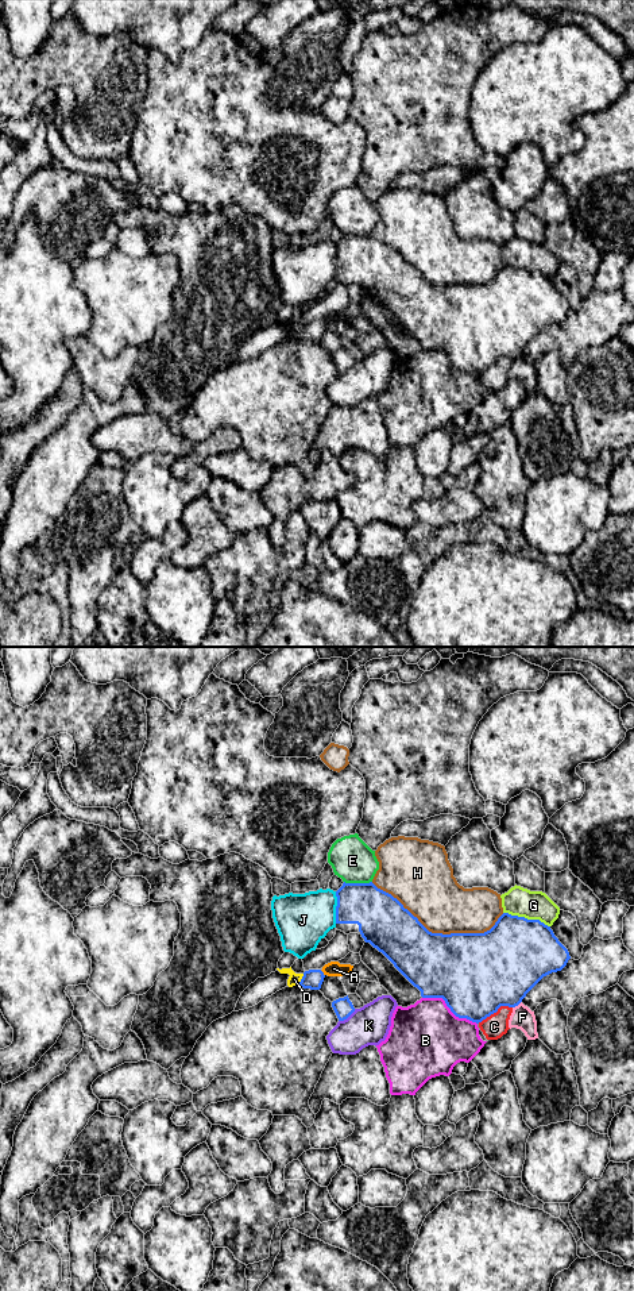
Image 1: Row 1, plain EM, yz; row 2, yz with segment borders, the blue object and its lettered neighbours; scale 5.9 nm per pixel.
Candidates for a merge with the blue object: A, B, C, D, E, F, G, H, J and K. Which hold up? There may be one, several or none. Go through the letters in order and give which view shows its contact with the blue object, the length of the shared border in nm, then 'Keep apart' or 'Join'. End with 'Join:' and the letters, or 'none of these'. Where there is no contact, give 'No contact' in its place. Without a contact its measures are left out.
A: Touches blue in yz. Shared border 50 nm. Keep apart
B: Touches blue in yz. Shared border 360 nm. Keep apart
C: Touches blue in yz. Shared border 220 nm. Keep apart
D: Touches blue in yz. Shared border 70 nm. Keep apart
E: Touches blue in yz. Shared border 170 nm. Keep apart
F: Touches blue in yz. Shared border 70 nm. Keep apart
G: Touches blue in yz. Shared border 300 nm. Keep apart
H: Touches blue in yz. Shared border 800 nm. Keep apart
J: Touches blue in yz. Shared border 190 nm. Keep apart
K: Touches blue in yz. Shared border 130 nm. Keep apart
Join: none of these

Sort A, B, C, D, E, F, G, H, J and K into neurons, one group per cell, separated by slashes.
A D F / B / C / E / G / H / J / K

